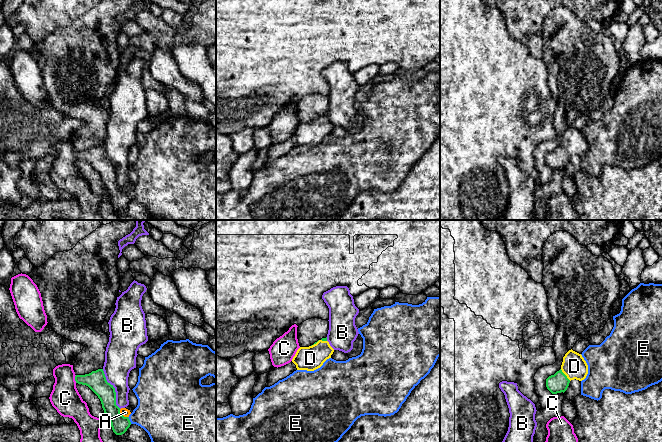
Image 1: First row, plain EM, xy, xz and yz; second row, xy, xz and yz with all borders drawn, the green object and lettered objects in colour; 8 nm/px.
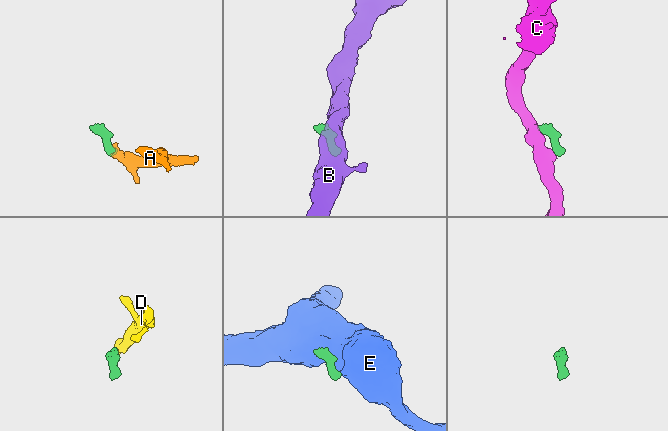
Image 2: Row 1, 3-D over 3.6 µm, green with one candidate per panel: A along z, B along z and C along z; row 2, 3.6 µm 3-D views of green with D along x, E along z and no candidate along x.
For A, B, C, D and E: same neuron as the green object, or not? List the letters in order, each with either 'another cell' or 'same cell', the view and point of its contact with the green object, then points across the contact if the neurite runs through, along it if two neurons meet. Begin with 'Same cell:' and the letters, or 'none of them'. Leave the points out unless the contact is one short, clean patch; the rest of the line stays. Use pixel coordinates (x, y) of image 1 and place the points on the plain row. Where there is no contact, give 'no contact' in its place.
Same cell: A, D
A: same cell; meets green in xy at (122, 191); runs through xy (105, 167), (108, 179), (122, 191), (125, 188)
B: another cell; meets green in xy at (114, 165)
C: another cell; meets green in xy at (75, 155)
D: same cell; meets green in yz at (565, 151); runs through yz (557, 159), (565, 151), (574, 142)
E: another cell; meets green in xy at (129, 196); border along xy (127, 193), (131, 199)

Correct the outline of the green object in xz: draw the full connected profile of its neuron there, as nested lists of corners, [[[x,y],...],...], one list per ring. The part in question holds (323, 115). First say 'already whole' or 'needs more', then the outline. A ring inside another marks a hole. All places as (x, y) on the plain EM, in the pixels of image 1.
needs more; [[[326,113],[309,123],[300,123],[292,138],[296,141],[297,146],[314,147],[320,144],[327,135],[331,134],[333,128],[334,125],[330,122]]]

